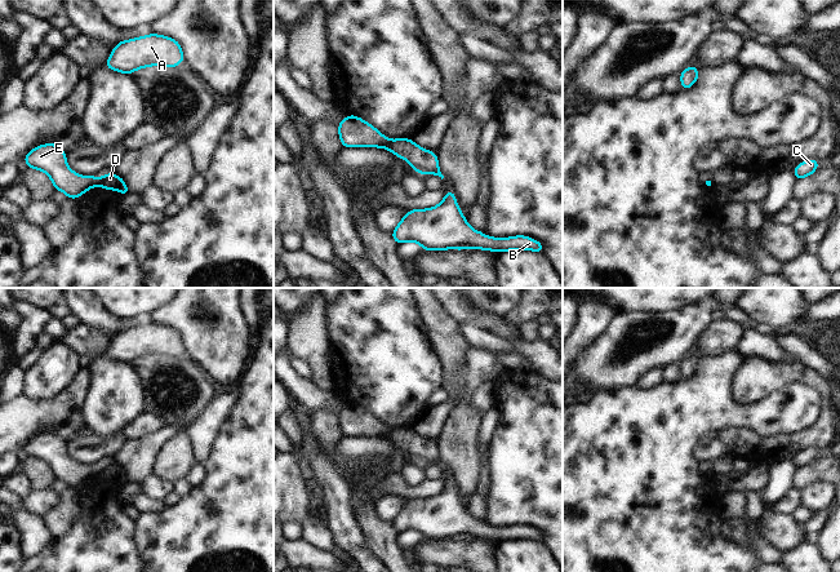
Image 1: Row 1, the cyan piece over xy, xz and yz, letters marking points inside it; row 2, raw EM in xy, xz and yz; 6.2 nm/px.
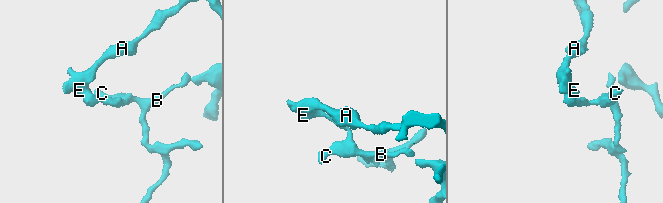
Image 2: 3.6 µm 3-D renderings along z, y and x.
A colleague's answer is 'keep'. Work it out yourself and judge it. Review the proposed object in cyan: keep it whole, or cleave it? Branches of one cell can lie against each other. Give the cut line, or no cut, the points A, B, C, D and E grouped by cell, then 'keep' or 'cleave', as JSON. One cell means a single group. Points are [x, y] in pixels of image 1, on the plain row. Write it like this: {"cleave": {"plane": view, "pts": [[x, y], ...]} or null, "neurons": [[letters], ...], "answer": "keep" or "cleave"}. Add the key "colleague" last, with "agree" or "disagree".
{"cleave": {"plane": "xy", "pts": [[98, 468], [96, 474]]}, "neurons": [["A", "E"], ["B", "C", "D"]], "answer": "cleave", "colleague": "disagree"}

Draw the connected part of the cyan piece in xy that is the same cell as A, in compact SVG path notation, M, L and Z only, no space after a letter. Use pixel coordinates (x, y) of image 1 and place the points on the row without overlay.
M150 323L120 331L111 341L106 356L123 363L133 363L147 355L174 358L185 350L181 333L172 327Z

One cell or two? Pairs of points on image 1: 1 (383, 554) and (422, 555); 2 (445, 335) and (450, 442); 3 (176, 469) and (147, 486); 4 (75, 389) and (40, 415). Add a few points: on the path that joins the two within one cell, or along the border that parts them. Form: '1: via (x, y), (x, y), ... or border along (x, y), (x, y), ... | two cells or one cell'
1: border along (405, 554), (408, 558) | two cells
2: via (453, 362), (453, 384), (460, 397), (460, 415) | one cell
3: border along (152, 473), (172, 483) | two cells
4: via (66, 398), (49, 415) | one cell

